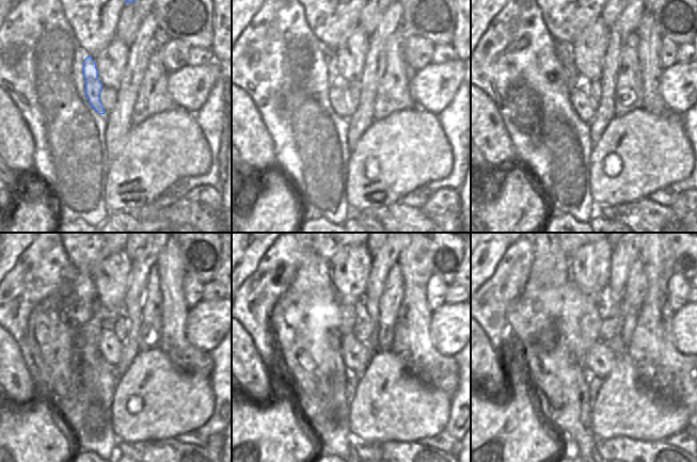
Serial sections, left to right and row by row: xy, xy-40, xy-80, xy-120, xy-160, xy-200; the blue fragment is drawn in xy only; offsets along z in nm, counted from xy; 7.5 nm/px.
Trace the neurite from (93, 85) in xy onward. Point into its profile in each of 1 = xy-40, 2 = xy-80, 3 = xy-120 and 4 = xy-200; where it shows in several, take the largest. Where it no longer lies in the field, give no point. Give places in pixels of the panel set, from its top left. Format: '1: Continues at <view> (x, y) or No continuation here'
1: Continues at xy-40 (336, 97)
2: Continues at xy-80 (585, 108)
3: Continues at xy-120 (110, 347)
4: Continues at xy-200 (600, 360).

